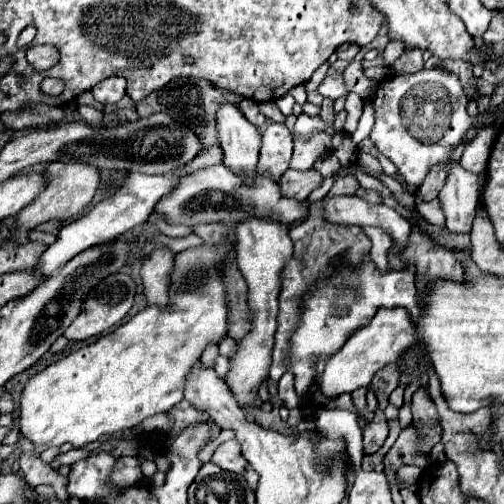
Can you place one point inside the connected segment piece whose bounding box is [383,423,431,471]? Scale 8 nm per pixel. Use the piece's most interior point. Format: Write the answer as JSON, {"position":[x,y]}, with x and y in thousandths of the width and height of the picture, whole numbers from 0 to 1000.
{"position":[802,897]}

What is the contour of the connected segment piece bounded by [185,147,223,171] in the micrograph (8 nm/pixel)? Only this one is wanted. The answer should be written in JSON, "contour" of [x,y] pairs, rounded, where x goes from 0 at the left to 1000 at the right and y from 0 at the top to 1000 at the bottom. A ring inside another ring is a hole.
{"contour":[[[419,292],[411,300],[399,300],[379,323],[375,331],[367,331],[367,339],[387,339],[387,335],[399,335],[399,331],[415,331],[415,327],[431,327],[442,319],[442,304],[435,292]]]}

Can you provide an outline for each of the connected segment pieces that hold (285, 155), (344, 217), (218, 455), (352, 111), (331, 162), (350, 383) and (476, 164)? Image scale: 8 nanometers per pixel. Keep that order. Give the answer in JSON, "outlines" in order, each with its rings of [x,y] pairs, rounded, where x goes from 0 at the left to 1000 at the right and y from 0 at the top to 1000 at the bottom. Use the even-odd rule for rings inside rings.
{"outlines":[[[[538,244],[522,260],[522,288],[514,304],[510,339],[550,359],[569,335],[581,308],[581,272],[565,244]]],[[[665,391],[645,407],[645,431],[657,442],[688,442],[688,446],[740,446],[760,454],[776,478],[784,482],[784,494],[800,494],[815,466],[815,442],[788,427],[784,415],[768,407],[736,407],[712,391]]],[[[458,871],[458,875],[438,879],[438,883],[427,891],[419,915],[431,919],[431,923],[435,923],[438,931],[446,931],[446,935],[462,935],[462,938],[482,942],[482,946],[490,950],[490,958],[494,958],[498,970],[510,966],[514,942],[510,942],[510,935],[490,919],[490,911],[482,911],[482,903],[478,903],[478,883],[474,883],[470,871]]],[[[692,185],[692,188],[688,188],[685,220],[688,220],[688,236],[685,236],[681,260],[685,260],[685,264],[700,264],[700,260],[708,256],[708,244],[712,244],[716,220],[720,220],[720,200],[716,200],[716,192],[712,192],[708,185]]],[[[653,308],[653,312],[633,315],[633,319],[625,323],[625,335],[629,335],[641,351],[657,351],[657,347],[665,347],[665,343],[673,339],[673,331],[677,331],[677,323],[673,323],[673,315],[669,315],[665,308]]],[[[780,609],[780,613],[748,613],[736,641],[724,645],[716,657],[696,665],[688,681],[649,716],[633,776],[649,788],[669,788],[677,780],[696,780],[708,768],[732,768],[740,744],[760,732],[768,720],[792,716],[804,696],[823,688],[823,641],[808,613]]],[[[958,248],[946,256],[946,268],[923,288],[915,308],[915,331],[935,343],[954,343],[966,327],[970,300],[978,288],[982,248]]]]}

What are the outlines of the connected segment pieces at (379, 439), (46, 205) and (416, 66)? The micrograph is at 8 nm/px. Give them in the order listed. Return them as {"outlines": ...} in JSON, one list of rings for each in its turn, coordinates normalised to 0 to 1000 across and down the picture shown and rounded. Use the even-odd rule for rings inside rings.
{"outlines":[[[[748,808],[740,819],[740,831],[732,835],[732,847],[720,859],[720,879],[724,879],[724,899],[744,899],[768,871],[768,831],[760,815]]],[[[105,319],[93,327],[93,347],[97,347],[97,367],[93,375],[65,399],[58,403],[58,411],[50,411],[50,419],[42,419],[38,431],[38,454],[34,454],[34,482],[50,482],[54,478],[54,458],[73,450],[77,442],[89,442],[97,435],[141,435],[149,427],[157,427],[185,395],[188,379],[196,375],[196,335],[188,327],[177,323],[117,323]]],[[[829,95],[804,99],[778,131],[778,139],[784,147],[796,149],[823,145],[839,137],[841,121],[837,107],[839,101]]]]}

